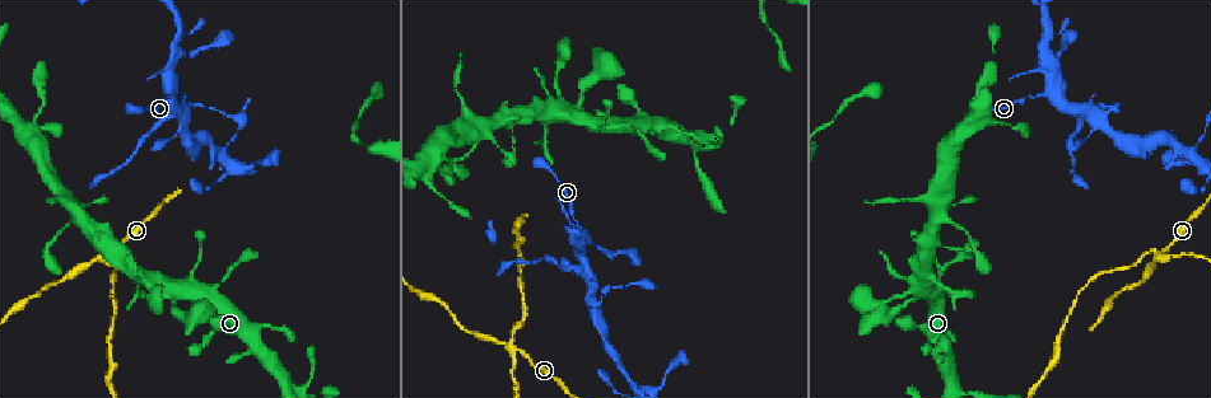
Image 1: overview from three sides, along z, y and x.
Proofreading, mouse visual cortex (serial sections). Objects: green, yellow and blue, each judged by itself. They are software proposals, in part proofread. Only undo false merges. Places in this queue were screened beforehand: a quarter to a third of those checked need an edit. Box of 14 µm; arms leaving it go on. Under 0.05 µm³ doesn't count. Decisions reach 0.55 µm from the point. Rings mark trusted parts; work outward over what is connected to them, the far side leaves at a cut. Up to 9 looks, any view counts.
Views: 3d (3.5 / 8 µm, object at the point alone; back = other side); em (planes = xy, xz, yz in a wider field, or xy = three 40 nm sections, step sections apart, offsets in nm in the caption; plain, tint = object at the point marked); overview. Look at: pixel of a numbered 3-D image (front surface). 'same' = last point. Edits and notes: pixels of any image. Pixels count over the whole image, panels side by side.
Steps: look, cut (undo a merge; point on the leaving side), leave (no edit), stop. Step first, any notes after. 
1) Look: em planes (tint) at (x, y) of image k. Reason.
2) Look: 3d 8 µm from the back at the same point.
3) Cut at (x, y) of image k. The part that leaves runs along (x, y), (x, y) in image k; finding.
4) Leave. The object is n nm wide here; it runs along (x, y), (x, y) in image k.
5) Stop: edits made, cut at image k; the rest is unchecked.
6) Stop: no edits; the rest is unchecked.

Look: 3d 3.5 µm at (514, 347) of image 1.

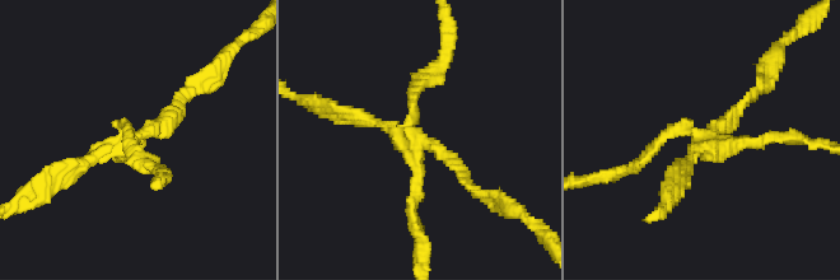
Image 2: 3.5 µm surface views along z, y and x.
Look: em xy step 1 (tint) at (416, 140) of image 2. 4 arms meet here; the arms are 150, 150, 150, 200 nm wide; need the tissue.

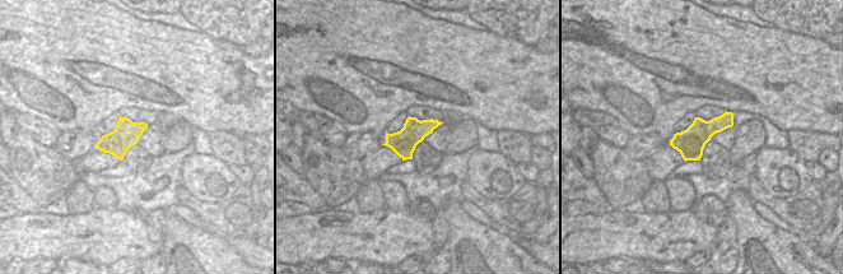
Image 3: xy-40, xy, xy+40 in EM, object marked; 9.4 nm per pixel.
Cut at (414, 192) of image 2. The part that leaves runs along (411, 129), (411, 93), (447, 57), (447, 31) in image 2; two cells meet here.

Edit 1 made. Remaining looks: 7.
Look: overview.

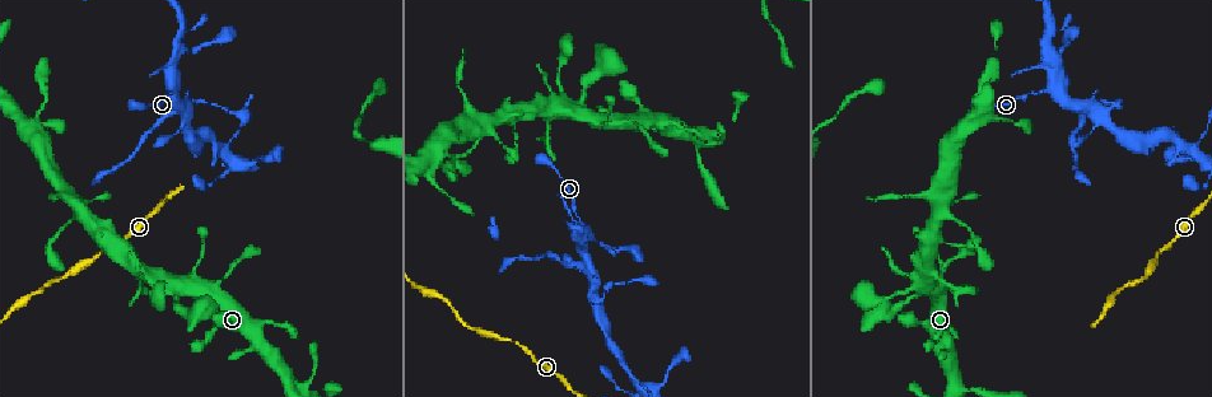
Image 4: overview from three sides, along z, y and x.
Look: 3d 3.5 µm at (178, 109) of image 4. Arms part here.

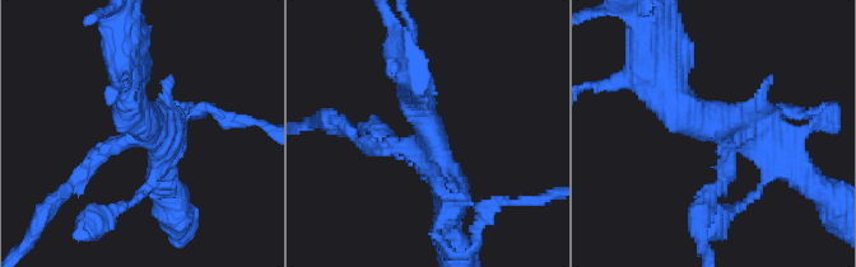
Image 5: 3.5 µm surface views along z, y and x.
Look: em planes (tint) at (430, 147) of image 5. Need the tissue.

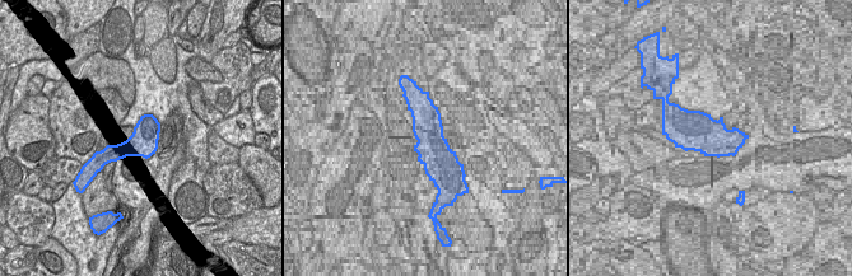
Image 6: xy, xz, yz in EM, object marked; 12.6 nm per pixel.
Cut at (730, 169) of image 5. The part that leaves runs along (729, 145), (699, 235) in image 5; two cells meet here.

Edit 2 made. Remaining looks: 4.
Look: 3d 3.5 µm at (178, 55) of image 4. Three arms meet.

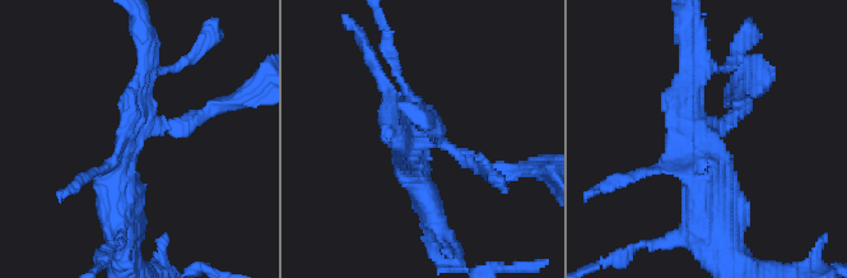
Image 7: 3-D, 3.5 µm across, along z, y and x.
Look: em planes (tint) at (131, 136) of image 7. 3 arms meet here; the arms are 150, 200, 450 nm wide.

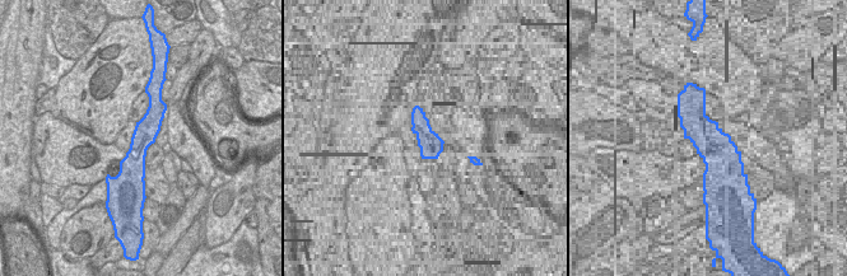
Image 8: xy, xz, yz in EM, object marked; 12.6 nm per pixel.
Leave. It runs along (153, 101), (136, 179) in image 8; continuous, no second cell.

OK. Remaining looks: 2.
Look: 3d 8 µm at (631, 376) of image 4. Thin arm on a thick one.

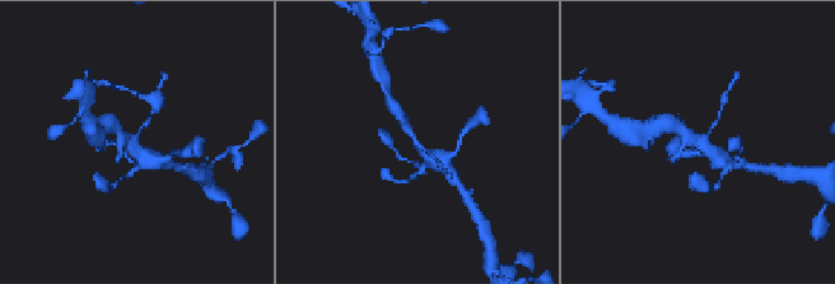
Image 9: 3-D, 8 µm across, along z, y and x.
Look: em xy step 1 (tint) at (698, 139) of image 9.

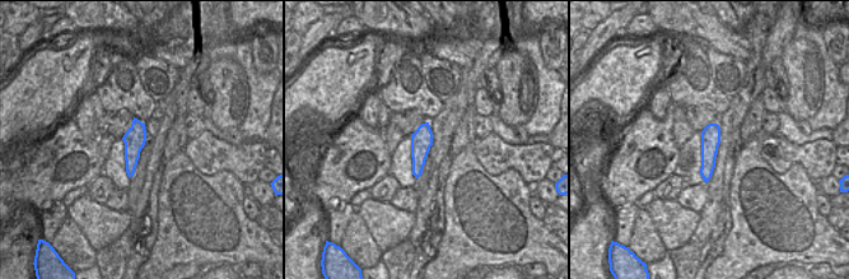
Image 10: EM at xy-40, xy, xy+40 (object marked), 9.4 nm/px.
Leave. It runs along (673, 126), (700, 139), (723, 163) in image 9; all the same cell.

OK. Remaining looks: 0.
Stop: edits made, cut at image 2, cut at image 5; the rest is unchecked.

